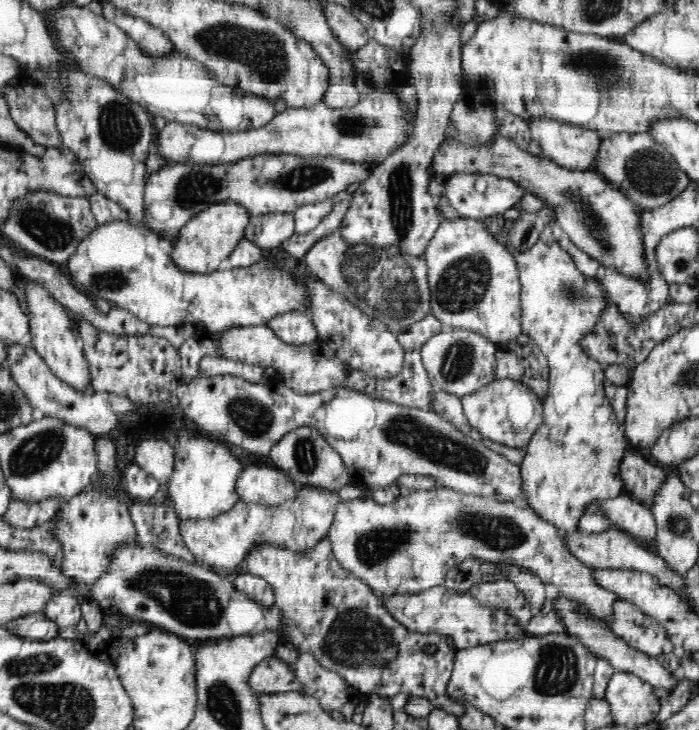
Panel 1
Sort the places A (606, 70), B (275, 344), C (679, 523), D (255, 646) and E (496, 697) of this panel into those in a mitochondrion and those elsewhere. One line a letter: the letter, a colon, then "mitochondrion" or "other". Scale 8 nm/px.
A: mitochondrion
B: other
C: mitochondrion
D: other
E: other

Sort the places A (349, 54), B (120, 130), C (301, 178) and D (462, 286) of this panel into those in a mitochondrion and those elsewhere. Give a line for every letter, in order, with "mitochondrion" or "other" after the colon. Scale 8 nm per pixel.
A: other
B: mitochondrion
C: mitochondrion
D: mitochondrion

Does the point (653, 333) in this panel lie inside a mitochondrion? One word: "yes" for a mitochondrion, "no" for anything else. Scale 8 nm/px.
no

